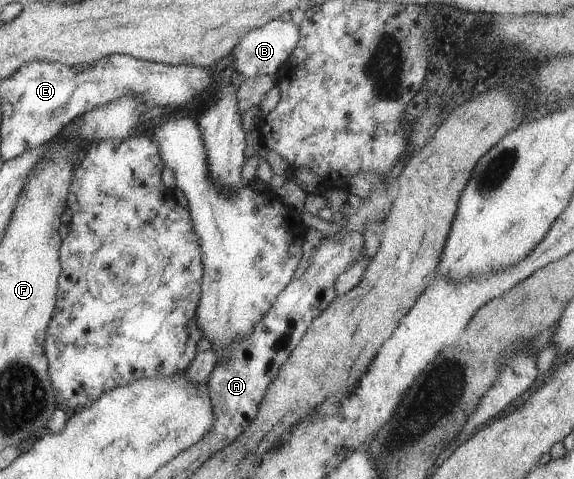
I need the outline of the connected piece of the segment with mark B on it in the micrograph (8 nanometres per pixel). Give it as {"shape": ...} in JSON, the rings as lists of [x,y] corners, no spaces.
{"shape":[[[272,20],[262,27],[250,30],[243,35],[232,51],[232,65],[237,80],[251,80],[256,76],[276,74],[278,69],[289,61],[299,40],[299,27],[292,21]]]}

